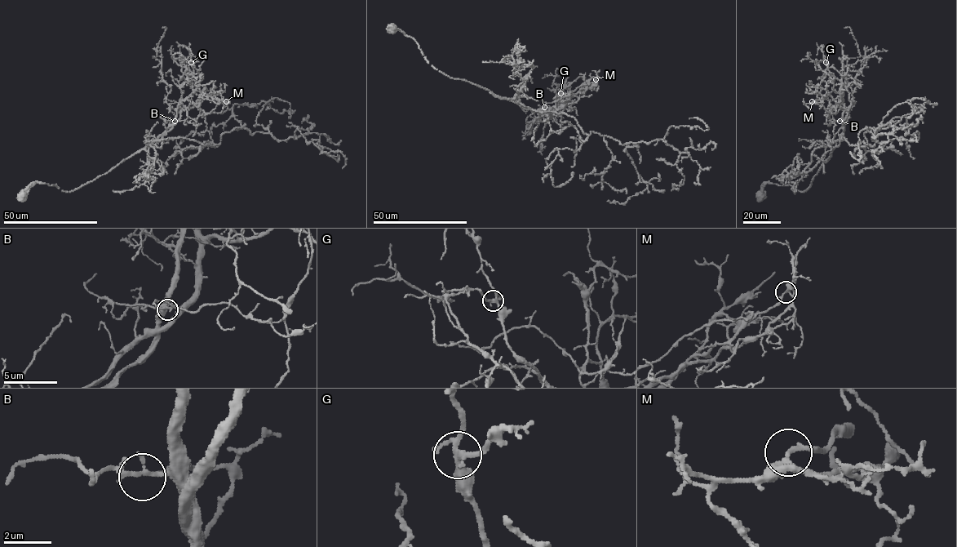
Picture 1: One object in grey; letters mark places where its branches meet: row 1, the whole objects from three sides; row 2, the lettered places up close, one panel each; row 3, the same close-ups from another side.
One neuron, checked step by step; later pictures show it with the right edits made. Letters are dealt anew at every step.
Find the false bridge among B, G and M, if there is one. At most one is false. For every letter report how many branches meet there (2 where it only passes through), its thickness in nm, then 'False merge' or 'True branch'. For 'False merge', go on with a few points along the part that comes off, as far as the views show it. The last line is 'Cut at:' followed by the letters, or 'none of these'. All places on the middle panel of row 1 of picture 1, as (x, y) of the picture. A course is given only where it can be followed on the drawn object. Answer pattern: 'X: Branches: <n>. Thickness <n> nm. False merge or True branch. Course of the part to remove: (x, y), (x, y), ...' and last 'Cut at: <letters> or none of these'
B: Branches: 4. Thickness 170 nm. True branch
G: Branches: 4. Thickness 240 nm. True branch
M: Branches: 4. Thickness 220 nm. False merge. Course of the part to remove: (595, 79), (591, 86), (572, 95), (551, 116), (520, 103), (519, 94), (525, 79), (514, 64), (483, 61)
Cut at: M

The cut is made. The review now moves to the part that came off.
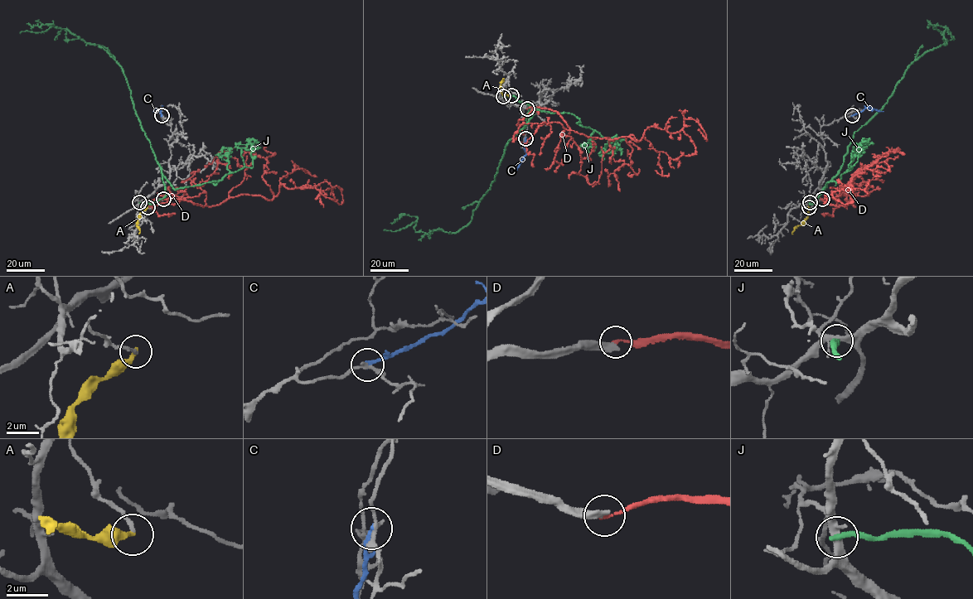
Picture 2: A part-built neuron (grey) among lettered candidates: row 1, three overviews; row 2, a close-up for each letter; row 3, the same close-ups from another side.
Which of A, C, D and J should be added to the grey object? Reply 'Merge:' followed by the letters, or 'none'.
Merge: none

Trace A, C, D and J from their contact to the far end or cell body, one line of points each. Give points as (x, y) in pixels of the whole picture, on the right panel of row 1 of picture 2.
A: (809, 207), (808, 217), (792, 234)
C: (851, 116), (868, 107), (883, 111)
D: (822, 199), (844, 206), (854, 196), (840, 188), (847, 185), (832, 198), (851, 203), (844, 188)
J: (810, 202), (837, 174), (854, 132), (883, 107), (906, 69), (946, 43), (947, 28), (935, 26), (944, 33)

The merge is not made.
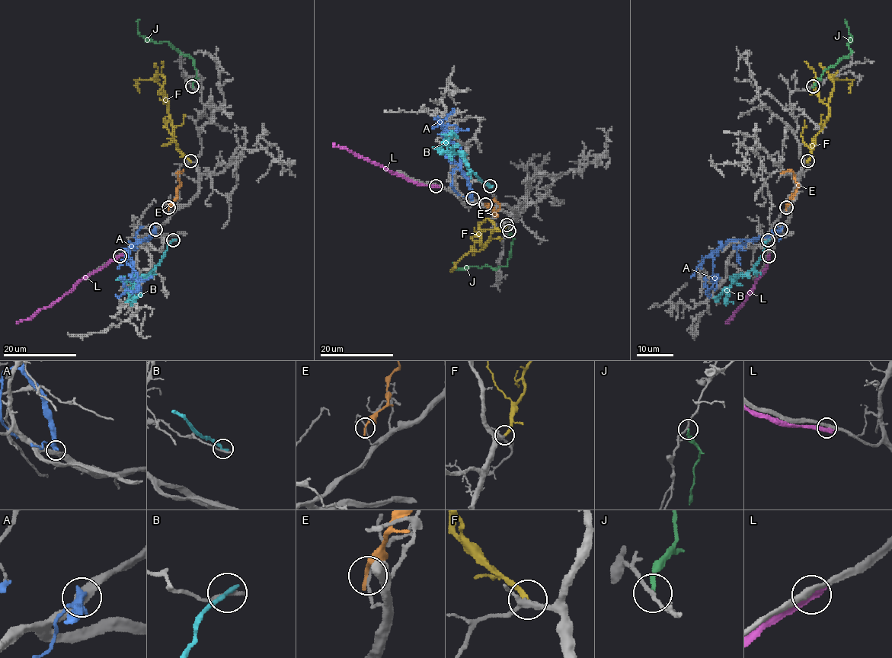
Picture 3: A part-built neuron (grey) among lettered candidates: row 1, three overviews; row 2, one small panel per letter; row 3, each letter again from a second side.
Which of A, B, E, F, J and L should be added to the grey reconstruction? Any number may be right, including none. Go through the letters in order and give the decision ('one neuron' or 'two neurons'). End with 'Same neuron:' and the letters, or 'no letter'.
A: two neurons
B: two neurons
E: two neurons
F: one neuron
J: two neurons
L: two neurons
Same neuron: F

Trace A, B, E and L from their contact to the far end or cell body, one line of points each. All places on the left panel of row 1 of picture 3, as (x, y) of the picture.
A: (155, 229), (150, 237), (127, 250), (132, 262), (132, 277), (139, 288), (130, 292), (119, 277)
B: (173, 240), (161, 260), (132, 288), (134, 299), (142, 295)
E: (168, 208), (177, 198), (177, 190), (181, 184), (178, 174), (183, 170), (177, 174)
L: (119, 256), (85, 276), (49, 305), (39, 309), (27, 319), (16, 322)

